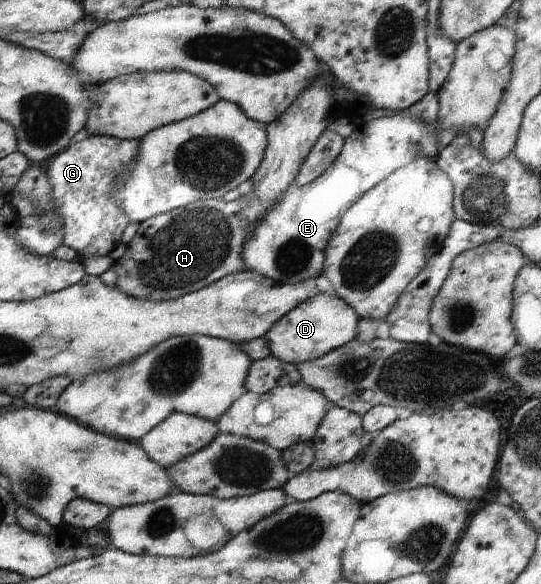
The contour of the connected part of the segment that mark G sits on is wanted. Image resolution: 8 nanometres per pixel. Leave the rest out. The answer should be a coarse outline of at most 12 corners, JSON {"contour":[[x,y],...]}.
{"contour":[[91,135],[47,167],[63,245],[109,255],[138,140]]}

